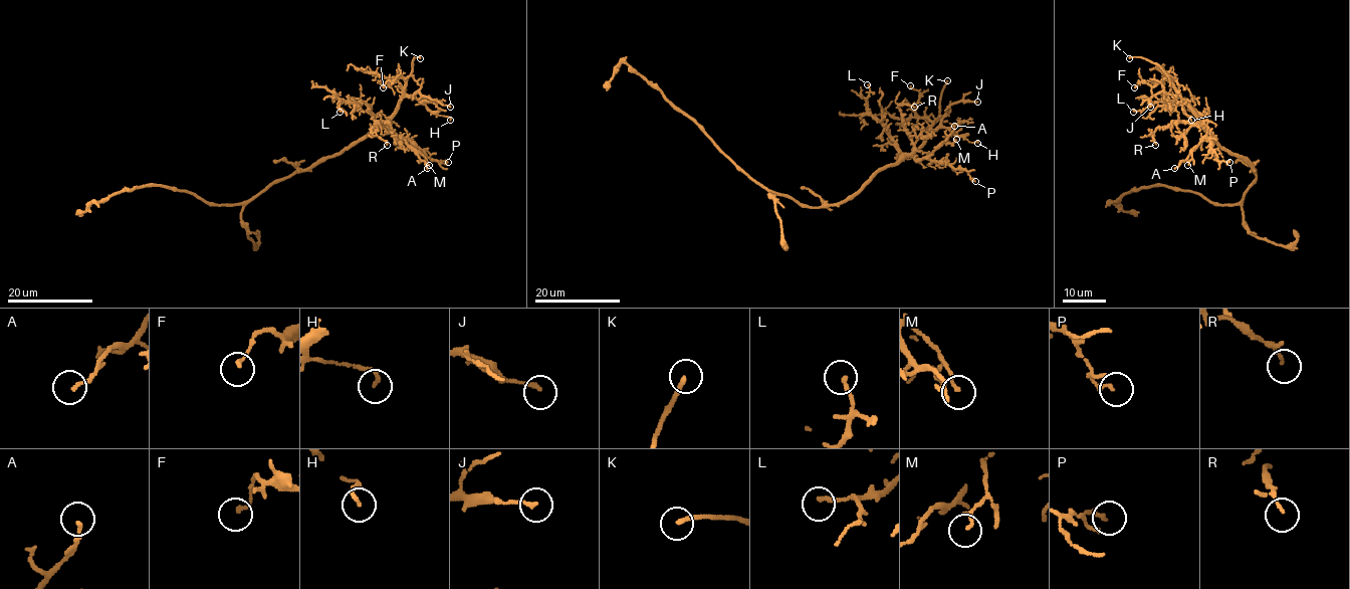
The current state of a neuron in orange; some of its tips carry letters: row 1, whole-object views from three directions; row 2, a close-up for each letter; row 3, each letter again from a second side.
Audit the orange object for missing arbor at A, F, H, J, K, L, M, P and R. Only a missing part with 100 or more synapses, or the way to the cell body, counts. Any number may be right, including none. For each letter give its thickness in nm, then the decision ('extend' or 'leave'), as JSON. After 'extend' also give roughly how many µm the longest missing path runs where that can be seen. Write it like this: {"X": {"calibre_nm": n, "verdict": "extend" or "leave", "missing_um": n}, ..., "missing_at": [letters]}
{"A": {"calibre_nm": 160, "verdict": "leave"}, "F": {"calibre_nm": 160, "verdict": "leave"}, "H": {"calibre_nm": 160, "verdict": "leave"}, "J": {"calibre_nm": 160, "verdict": "leave"}, "K": {"calibre_nm": 200, "verdict": "extend", "missing_um": 10}, "L": {"calibre_nm": 190, "verdict": "leave"}, "M": {"calibre_nm": 150, "verdict": "leave"}, "P": {"calibre_nm": 160, "verdict": "leave"}, "R": {"calibre_nm": 80, "verdict": "leave"}, "missing_at": ["K"]}

